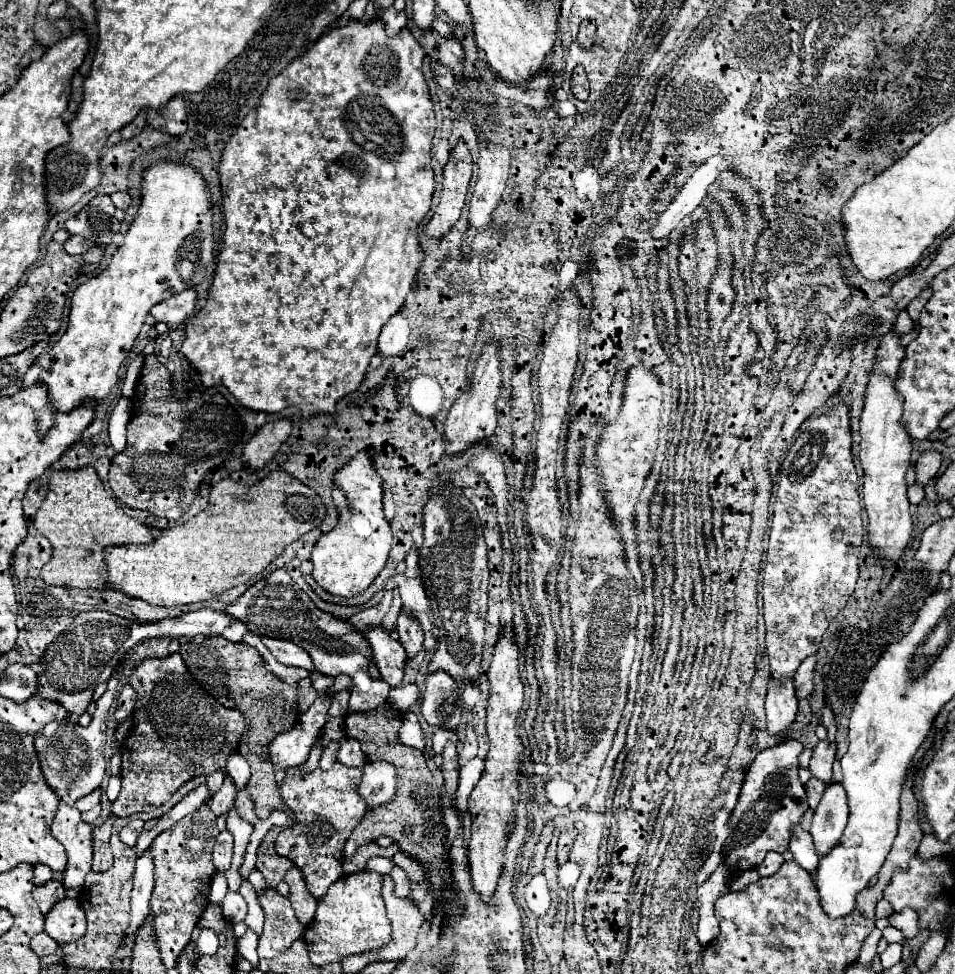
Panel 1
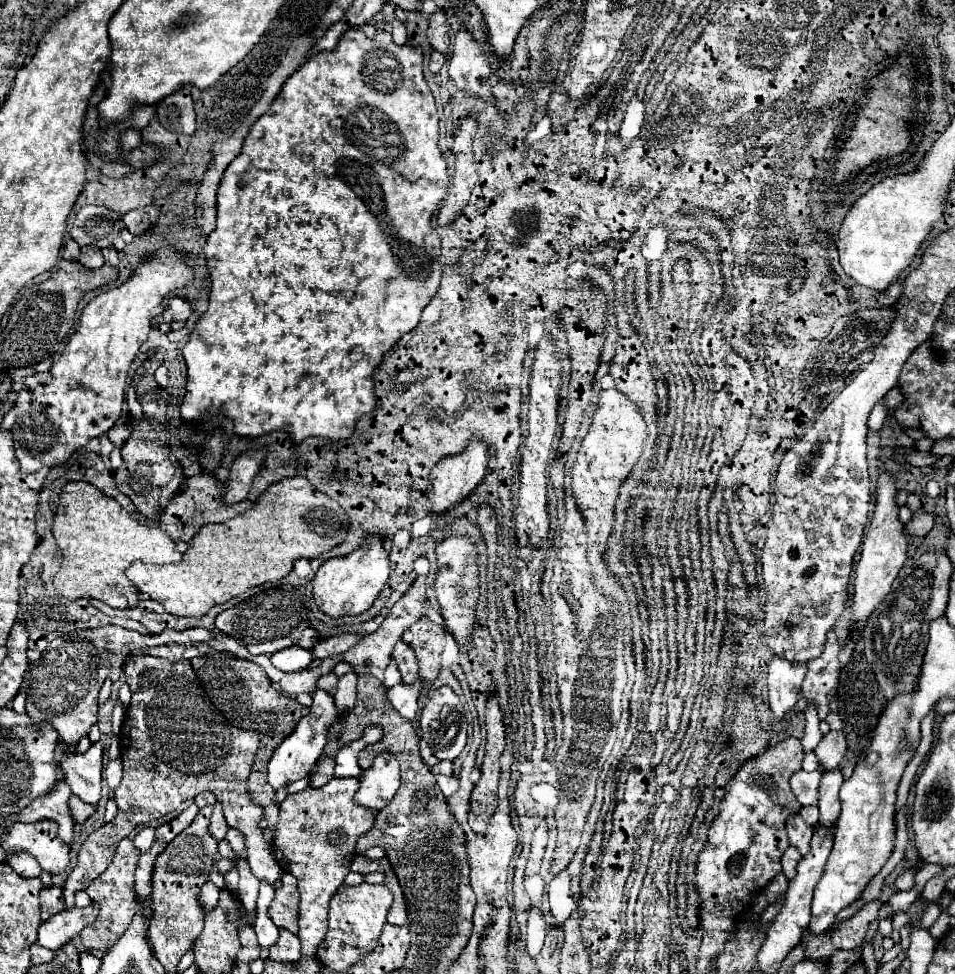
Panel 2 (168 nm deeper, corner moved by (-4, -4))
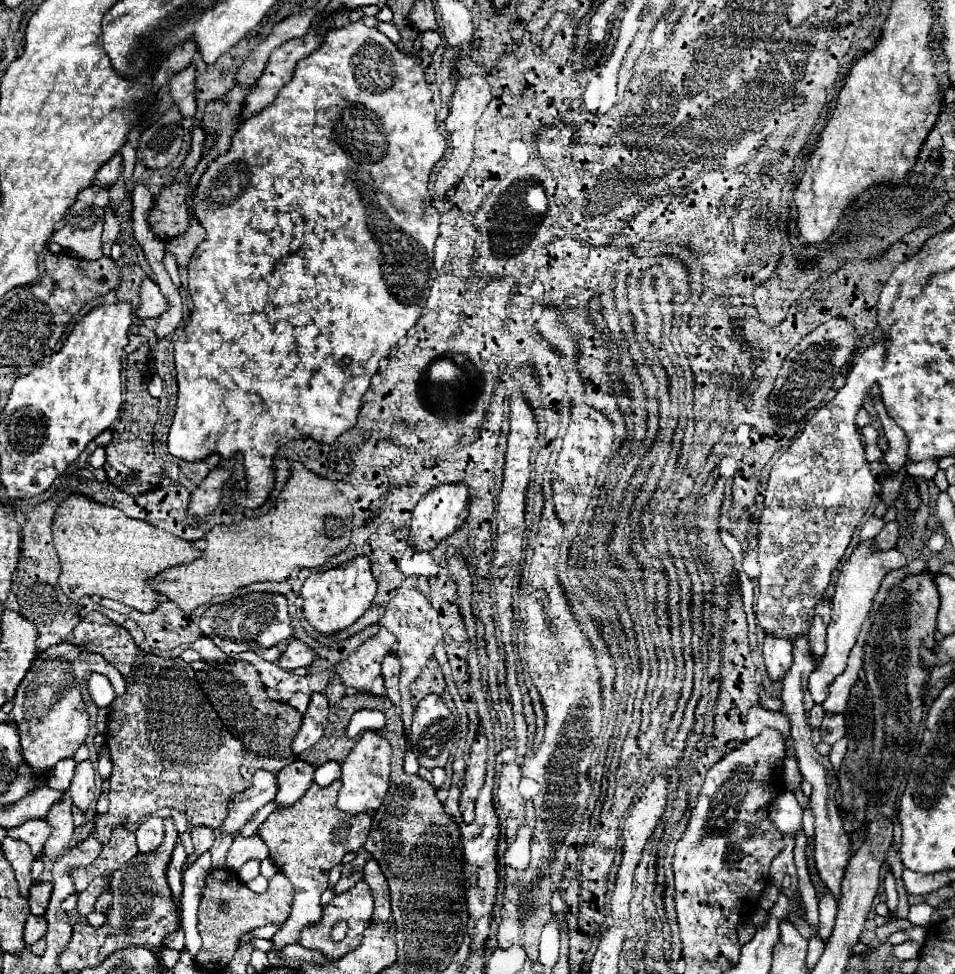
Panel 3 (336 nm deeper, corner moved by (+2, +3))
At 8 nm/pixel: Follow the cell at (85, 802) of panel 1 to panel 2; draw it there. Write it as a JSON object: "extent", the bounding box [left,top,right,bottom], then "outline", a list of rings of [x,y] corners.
{"extent":[70,796,96,824],"outline":[[[74,796],[70,800],[70,808],[74,810],[74,818],[78,824],[82,824],[86,818],[90,818],[96,812],[96,806],[90,806],[90,804],[82,802],[80,798],[74,798]]]}

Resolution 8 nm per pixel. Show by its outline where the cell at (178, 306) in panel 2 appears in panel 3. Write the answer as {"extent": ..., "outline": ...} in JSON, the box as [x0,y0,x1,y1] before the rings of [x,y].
{"extent":[136,277,168,319],"outline":[[[144,277],[140,285],[140,305],[136,309],[138,319],[148,319],[148,317],[160,317],[168,309],[168,301],[164,295],[160,295],[160,289],[150,277]]]}

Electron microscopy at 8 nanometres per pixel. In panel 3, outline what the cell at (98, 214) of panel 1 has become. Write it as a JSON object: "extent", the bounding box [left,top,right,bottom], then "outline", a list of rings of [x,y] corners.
{"extent":[54,201,104,259],"outline":[[[76,201],[64,217],[62,229],[54,233],[54,241],[64,249],[72,249],[80,259],[100,259],[102,257],[102,225],[104,209],[96,205],[86,205]]]}

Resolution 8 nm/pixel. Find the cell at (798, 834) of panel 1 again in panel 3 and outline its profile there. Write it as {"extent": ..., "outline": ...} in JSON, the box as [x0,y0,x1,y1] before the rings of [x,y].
{"extent":[768,791,802,835],"outline":[[[782,791],[768,805],[768,817],[780,833],[796,835],[802,825],[802,807],[792,791]]]}

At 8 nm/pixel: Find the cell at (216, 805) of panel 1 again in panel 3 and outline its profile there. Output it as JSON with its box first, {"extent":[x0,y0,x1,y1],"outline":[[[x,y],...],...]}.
{"extent":[186,827,212,865],"outline":[[[196,827],[196,831],[192,831],[192,841],[194,841],[194,853],[188,855],[186,865],[192,865],[204,851],[212,847],[212,831],[208,831],[208,827]]]}

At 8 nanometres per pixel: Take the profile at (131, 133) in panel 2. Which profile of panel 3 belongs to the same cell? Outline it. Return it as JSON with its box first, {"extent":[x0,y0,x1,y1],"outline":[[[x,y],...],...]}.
{"extent":[94,155,122,187],"outline":[[[116,155],[112,157],[108,163],[104,163],[98,173],[96,173],[96,179],[94,179],[94,185],[96,187],[112,187],[120,175],[120,169],[122,169],[122,157]]]}

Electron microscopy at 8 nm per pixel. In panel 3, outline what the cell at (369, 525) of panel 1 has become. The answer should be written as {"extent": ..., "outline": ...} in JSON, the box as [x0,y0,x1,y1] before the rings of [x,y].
{"extent":[302,557,376,635],"outline":[[[356,557],[324,573],[312,573],[302,585],[302,609],[306,621],[322,635],[336,635],[350,627],[370,607],[376,595],[376,579],[370,571],[368,557]]]}

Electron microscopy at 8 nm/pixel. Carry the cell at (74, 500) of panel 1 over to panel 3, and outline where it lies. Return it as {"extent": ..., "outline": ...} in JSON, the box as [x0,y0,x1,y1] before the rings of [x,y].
{"extent":[52,495,202,613],"outline":[[[70,495],[58,505],[52,537],[62,565],[58,585],[68,599],[78,601],[80,597],[98,595],[120,601],[142,613],[154,613],[160,603],[160,593],[148,585],[150,579],[170,567],[202,557],[202,551],[190,541],[138,519],[130,519],[120,509],[82,495]]]}

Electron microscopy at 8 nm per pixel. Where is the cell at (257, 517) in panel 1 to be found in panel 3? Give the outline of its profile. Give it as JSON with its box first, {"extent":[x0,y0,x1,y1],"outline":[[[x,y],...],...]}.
{"extent":[152,463,352,613],"outline":[[[294,463],[280,499],[278,507],[270,509],[268,519],[250,519],[246,525],[216,525],[206,535],[208,547],[202,559],[160,573],[152,579],[152,587],[190,613],[212,597],[234,593],[240,587],[258,581],[286,581],[294,569],[318,569],[330,557],[348,549],[352,507],[330,479],[322,479],[302,463]]]}

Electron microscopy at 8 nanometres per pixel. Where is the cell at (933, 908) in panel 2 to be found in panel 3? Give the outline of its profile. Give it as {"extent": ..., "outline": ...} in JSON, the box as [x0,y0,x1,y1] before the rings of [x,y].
{"extent":[884,870,899,911],"outline":[[[888,870],[884,874],[884,890],[887,895],[887,906],[890,911],[896,911],[899,898],[898,898],[898,892],[896,888],[896,881],[895,877],[891,870]]]}

